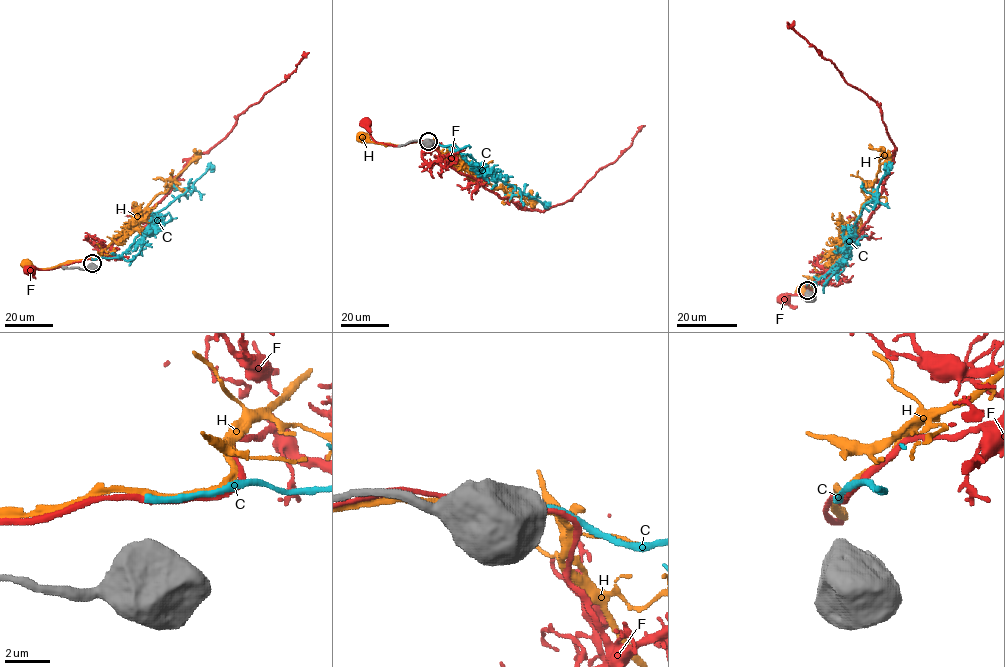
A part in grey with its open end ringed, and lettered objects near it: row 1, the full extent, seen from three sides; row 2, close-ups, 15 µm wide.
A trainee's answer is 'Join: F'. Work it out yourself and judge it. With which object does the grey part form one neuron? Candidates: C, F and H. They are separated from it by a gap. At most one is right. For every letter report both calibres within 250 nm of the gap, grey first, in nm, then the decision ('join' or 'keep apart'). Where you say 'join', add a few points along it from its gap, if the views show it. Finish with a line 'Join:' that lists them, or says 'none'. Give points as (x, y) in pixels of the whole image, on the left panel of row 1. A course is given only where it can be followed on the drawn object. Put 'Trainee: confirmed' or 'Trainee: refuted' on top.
Trainee: refuted
C: calibres 750 and 280 nm; join; course (91, 259), (121, 256), (142, 237), (142, 231), (155, 213), (188, 190), (211, 162)
F: calibres 750 and 240 nm; keep apart
H: calibres 750 and 260 nm; keep apart
Join: C

